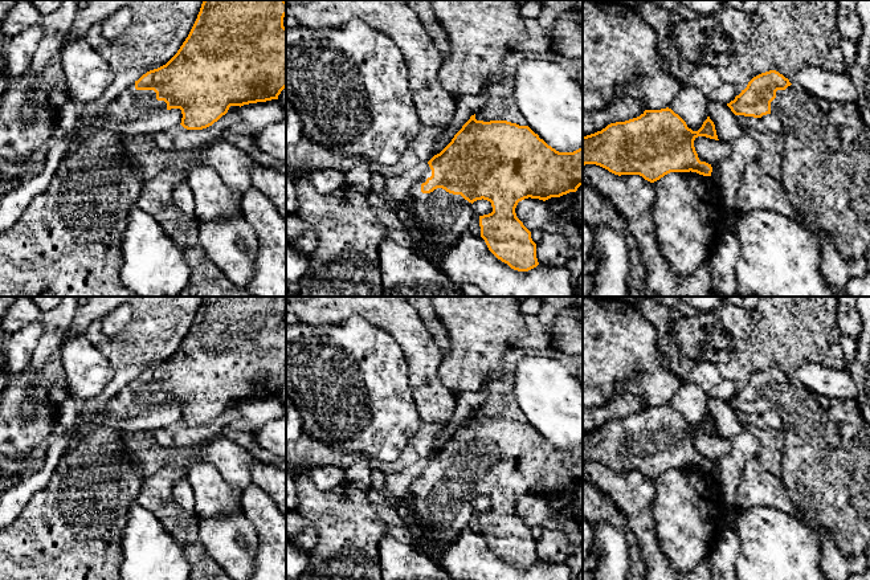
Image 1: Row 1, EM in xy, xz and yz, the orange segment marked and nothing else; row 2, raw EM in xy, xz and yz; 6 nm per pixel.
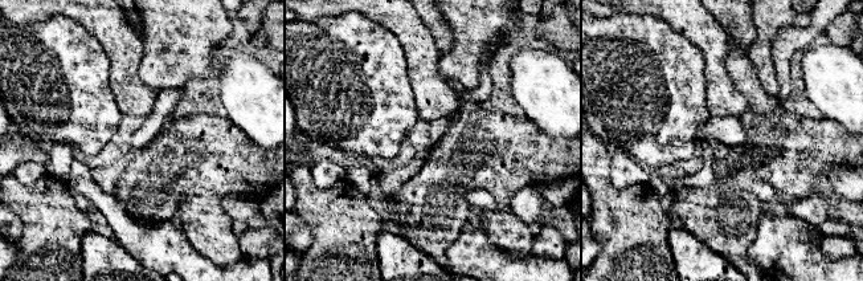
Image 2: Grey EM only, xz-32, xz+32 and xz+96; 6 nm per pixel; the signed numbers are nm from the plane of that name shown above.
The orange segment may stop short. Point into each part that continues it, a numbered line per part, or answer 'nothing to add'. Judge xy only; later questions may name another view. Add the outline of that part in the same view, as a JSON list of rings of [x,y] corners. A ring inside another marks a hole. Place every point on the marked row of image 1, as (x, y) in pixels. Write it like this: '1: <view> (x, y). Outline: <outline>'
1: xy (131, 103). Outline: [[[132,83],[107,105],[102,117],[114,117],[127,122],[166,110],[167,103],[158,101],[154,90],[136,90],[135,83]]]

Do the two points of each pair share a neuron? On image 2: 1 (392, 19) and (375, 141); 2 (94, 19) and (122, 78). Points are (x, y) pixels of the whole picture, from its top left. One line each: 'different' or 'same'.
1: different
2: same

